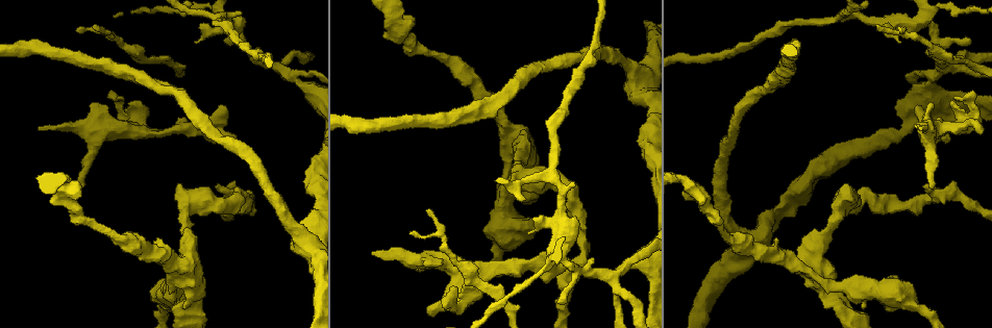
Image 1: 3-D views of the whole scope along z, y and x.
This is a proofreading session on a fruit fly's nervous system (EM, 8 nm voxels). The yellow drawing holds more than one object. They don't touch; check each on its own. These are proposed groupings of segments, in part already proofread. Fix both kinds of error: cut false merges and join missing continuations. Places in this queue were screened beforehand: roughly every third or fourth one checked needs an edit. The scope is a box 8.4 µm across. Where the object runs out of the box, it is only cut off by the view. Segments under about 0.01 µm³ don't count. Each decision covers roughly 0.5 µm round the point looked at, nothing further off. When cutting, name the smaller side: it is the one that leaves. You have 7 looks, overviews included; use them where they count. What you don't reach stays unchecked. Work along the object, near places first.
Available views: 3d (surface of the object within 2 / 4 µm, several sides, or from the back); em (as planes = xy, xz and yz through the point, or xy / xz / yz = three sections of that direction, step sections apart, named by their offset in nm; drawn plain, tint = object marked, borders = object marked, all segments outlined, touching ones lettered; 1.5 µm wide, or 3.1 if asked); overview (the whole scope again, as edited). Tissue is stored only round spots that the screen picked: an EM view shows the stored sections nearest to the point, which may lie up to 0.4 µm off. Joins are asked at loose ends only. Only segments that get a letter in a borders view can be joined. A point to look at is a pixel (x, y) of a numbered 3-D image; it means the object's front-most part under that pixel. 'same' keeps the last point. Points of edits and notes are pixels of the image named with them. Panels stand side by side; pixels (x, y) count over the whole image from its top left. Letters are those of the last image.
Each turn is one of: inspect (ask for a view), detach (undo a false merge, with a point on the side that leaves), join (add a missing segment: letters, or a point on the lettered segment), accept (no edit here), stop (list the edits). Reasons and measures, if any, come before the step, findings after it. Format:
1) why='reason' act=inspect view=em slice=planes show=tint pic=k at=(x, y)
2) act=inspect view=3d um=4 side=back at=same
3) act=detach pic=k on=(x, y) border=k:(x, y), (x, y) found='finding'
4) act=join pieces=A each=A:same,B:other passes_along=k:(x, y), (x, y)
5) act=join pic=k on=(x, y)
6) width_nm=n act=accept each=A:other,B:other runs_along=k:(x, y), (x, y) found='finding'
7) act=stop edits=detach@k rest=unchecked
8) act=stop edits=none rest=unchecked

why='tapers out' act=inspect view=3d um=4 pic=1 at=(426, 210)

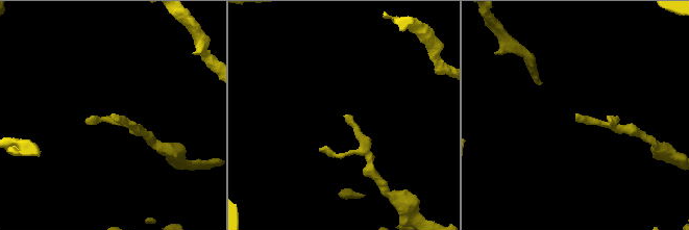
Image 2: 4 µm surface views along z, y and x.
act=inspect view=em slice=planes show=borders pic=2 at=(112, 114)

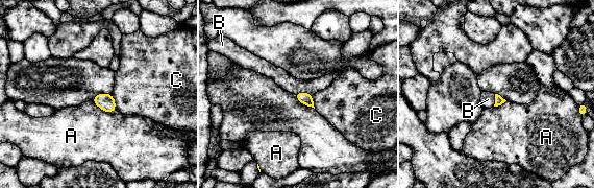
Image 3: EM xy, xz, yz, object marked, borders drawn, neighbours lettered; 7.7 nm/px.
act=join pieces=B each=A:other,B:same,C:other passes_along=3:(306, 99), (303, 92), (280, 76) found='it goes on there'

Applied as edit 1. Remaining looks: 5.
act=inspect view=3d um=4 side=back pic=1 at=(218, 106)

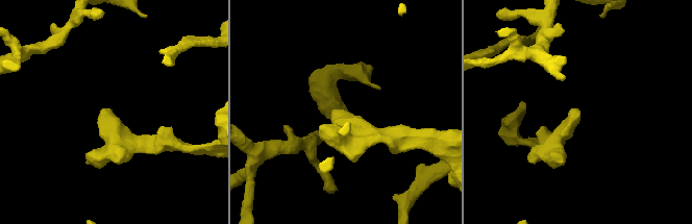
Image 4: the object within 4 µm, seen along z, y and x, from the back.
act=inspect view=em slice=planes show=borders pic=4 at=(578, 111)

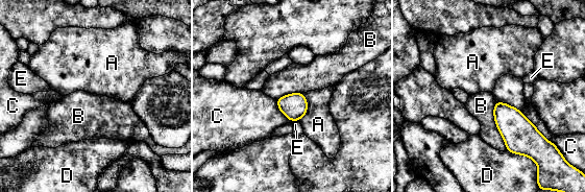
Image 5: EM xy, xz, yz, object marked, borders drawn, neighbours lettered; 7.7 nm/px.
longest_contact=B:380nm act=accept each=A:other,B:other,C:other,D:other,E:other found='no lettered segment goes on from it'

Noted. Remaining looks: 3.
why='branch stops here' act=inspect view=3d um=4 side=back pic=1 at=(930, 102)

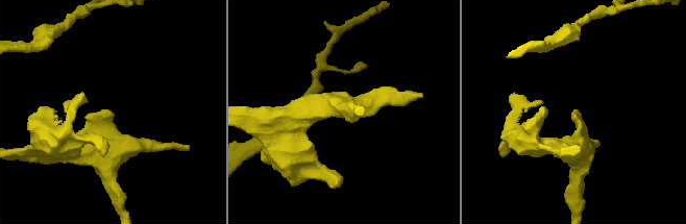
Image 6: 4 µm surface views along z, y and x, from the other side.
act=inspect view=em slice=planes show=borders pic=6 at=(574, 112)

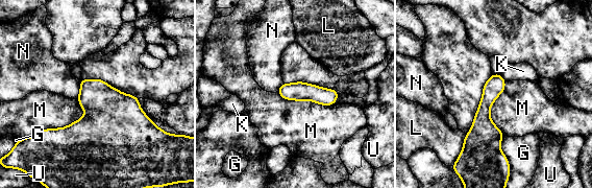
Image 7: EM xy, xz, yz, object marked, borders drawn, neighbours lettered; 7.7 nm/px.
act=accept each=G:other,K:other,L:other,M:other,N:other,U:other found='no lettered segment goes on from it'

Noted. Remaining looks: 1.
act=stop edits=join@3 rest=unchecked

